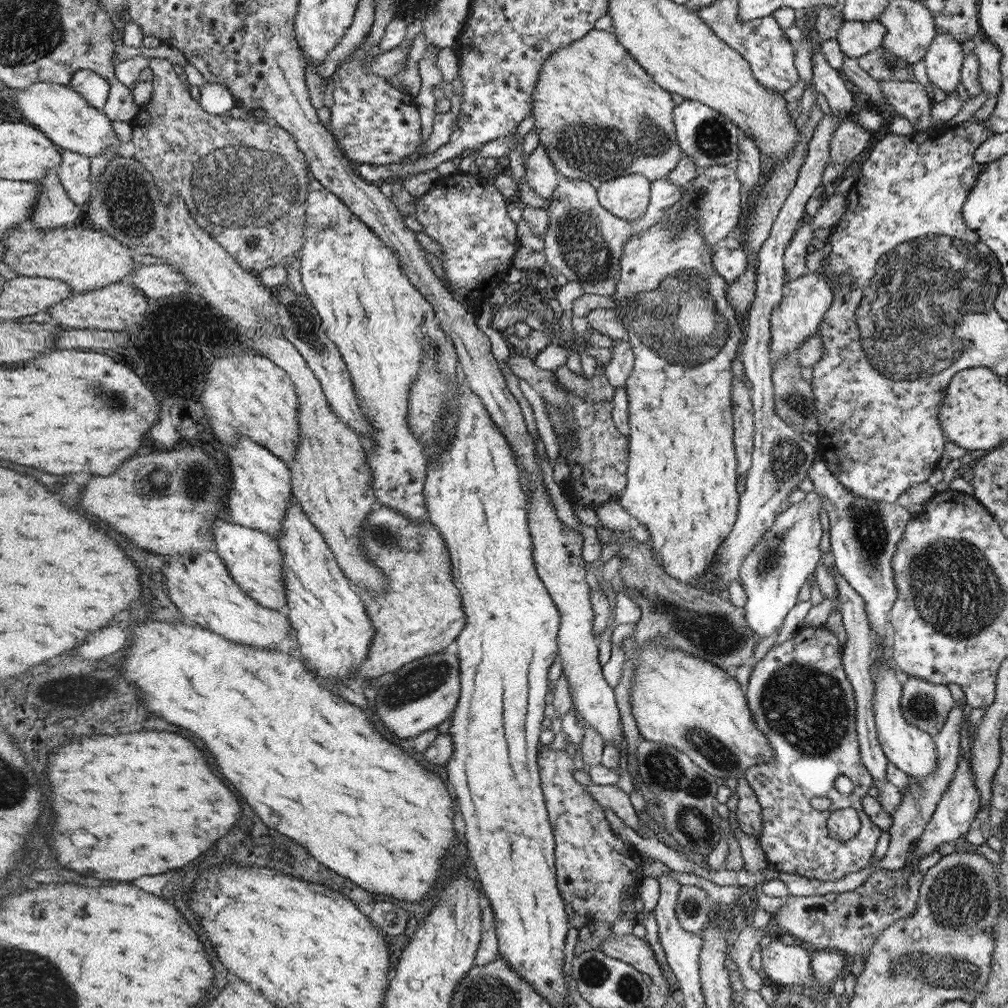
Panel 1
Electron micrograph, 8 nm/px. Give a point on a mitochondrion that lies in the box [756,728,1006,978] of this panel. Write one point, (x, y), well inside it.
(959, 897)

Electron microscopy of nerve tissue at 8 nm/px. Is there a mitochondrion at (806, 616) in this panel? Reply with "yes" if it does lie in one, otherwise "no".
no

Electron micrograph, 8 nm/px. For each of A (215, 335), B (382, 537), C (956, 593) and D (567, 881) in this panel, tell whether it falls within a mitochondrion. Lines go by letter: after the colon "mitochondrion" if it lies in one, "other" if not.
A: other
B: mitochondrion
C: mitochondrion
D: other

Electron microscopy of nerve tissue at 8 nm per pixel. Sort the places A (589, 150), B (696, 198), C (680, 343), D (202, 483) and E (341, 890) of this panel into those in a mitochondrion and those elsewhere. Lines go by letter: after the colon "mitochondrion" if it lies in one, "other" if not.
A: mitochondrion
B: mitochondrion
C: mitochondrion
D: mitochondrion
E: other

